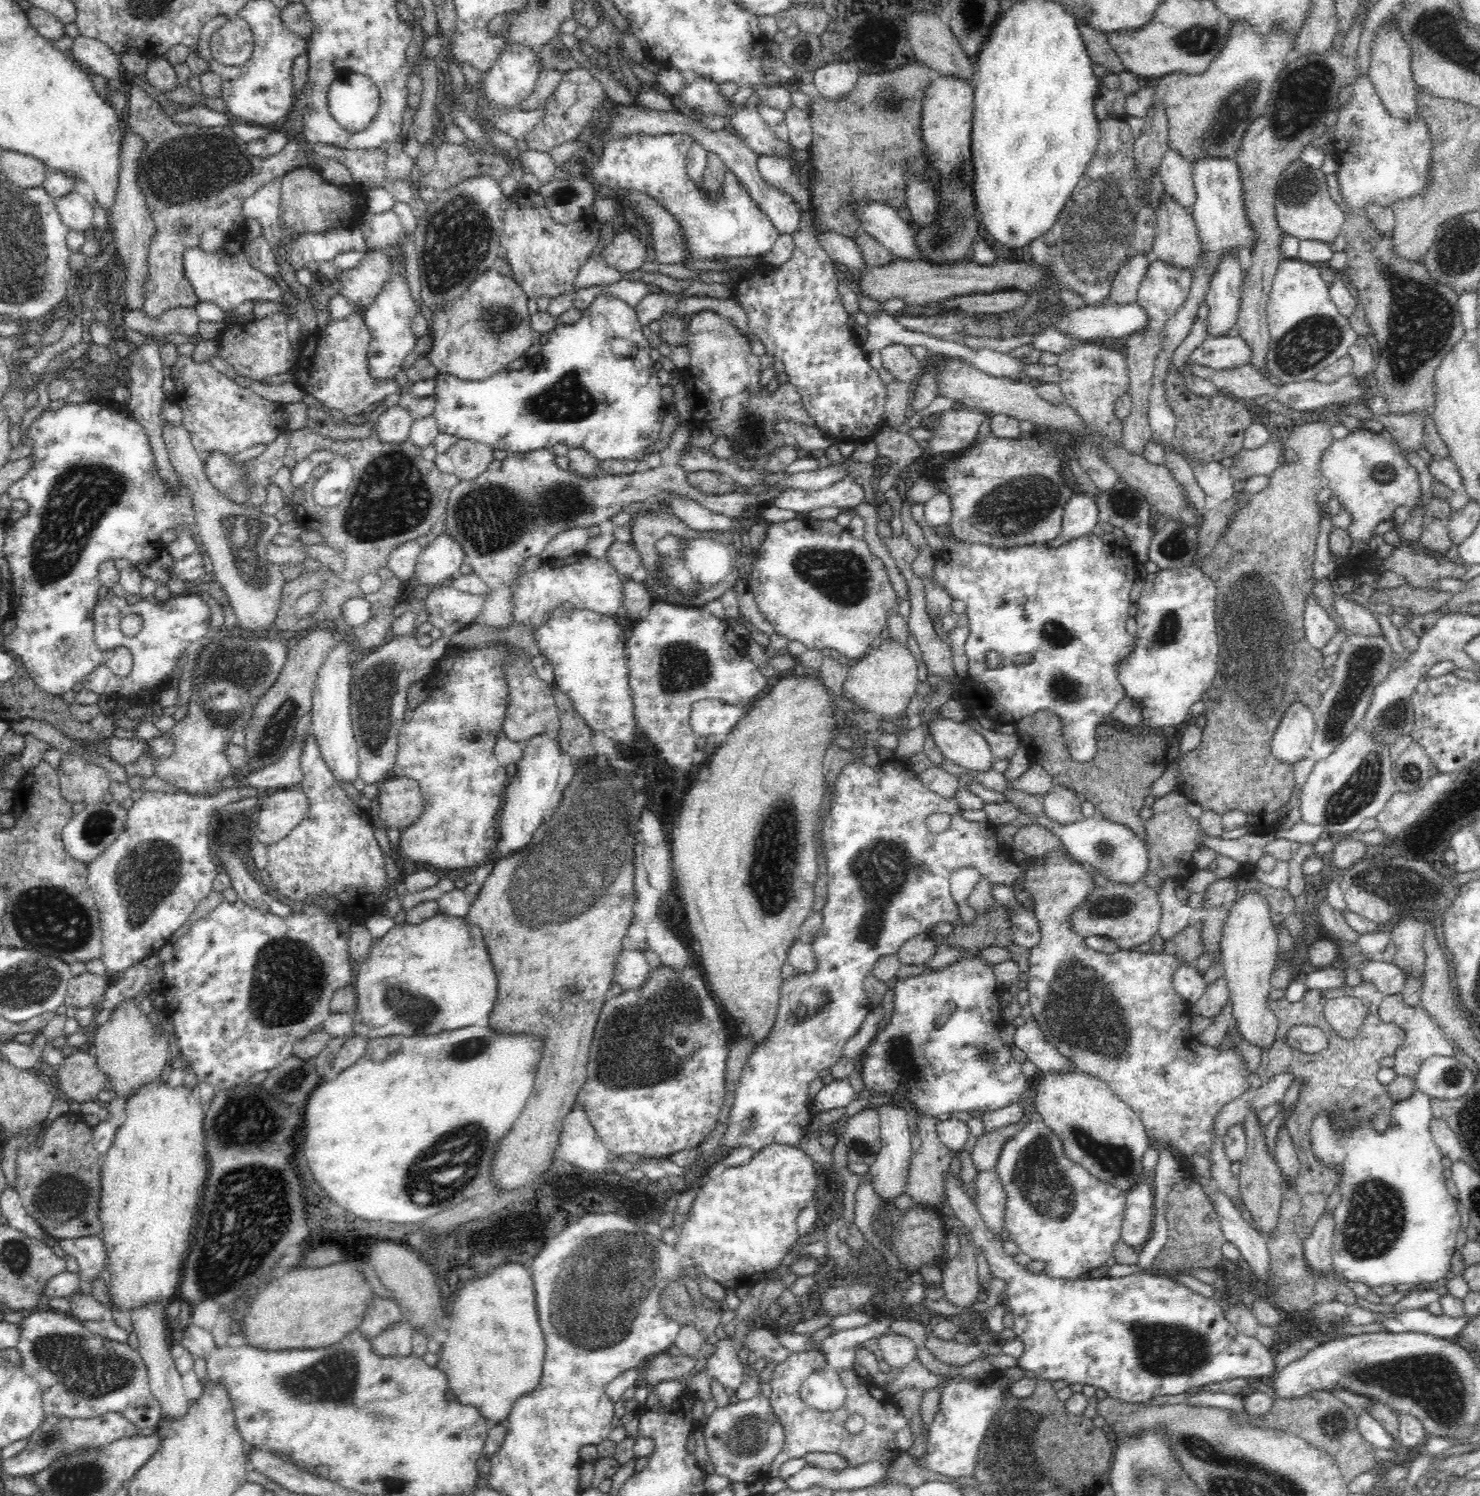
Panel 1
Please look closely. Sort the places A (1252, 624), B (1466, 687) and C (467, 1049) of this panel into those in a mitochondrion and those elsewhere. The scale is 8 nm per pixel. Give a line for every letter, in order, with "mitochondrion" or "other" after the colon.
A: mitochondrion
B: other
C: mitochondrion

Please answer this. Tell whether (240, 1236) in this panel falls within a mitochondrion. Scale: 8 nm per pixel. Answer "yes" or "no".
yes

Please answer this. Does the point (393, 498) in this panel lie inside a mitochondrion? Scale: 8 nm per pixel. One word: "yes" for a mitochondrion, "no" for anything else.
yes

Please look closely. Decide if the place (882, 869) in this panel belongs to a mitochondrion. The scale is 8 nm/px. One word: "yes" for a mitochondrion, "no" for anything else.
yes

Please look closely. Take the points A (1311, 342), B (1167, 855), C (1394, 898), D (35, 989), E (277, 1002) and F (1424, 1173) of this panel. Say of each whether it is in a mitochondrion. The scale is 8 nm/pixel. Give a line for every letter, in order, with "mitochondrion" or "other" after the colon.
A: mitochondrion
B: other
C: mitochondrion
D: mitochondrion
E: mitochondrion
F: other

